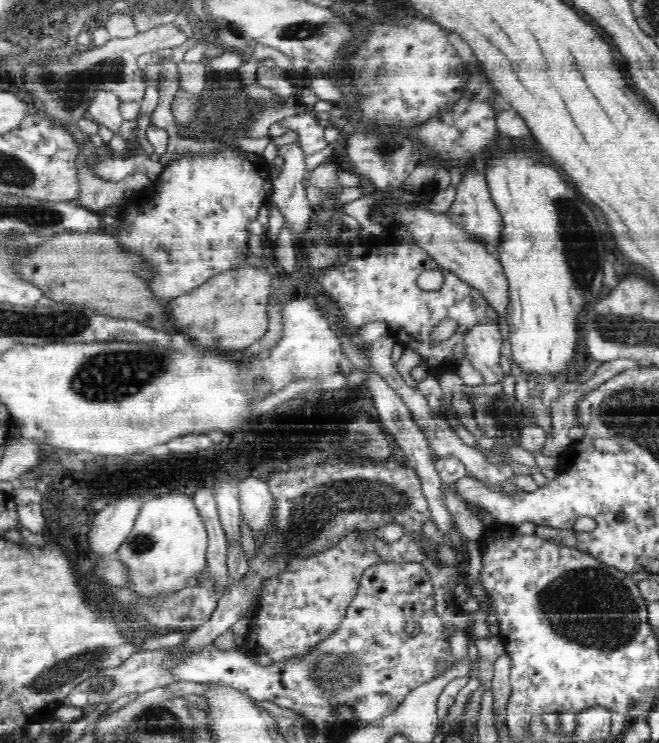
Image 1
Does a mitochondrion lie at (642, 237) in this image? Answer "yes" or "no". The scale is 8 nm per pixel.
no

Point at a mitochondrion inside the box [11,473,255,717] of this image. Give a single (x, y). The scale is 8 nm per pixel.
(65, 673)

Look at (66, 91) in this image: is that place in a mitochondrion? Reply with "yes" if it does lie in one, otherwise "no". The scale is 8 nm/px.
yes

